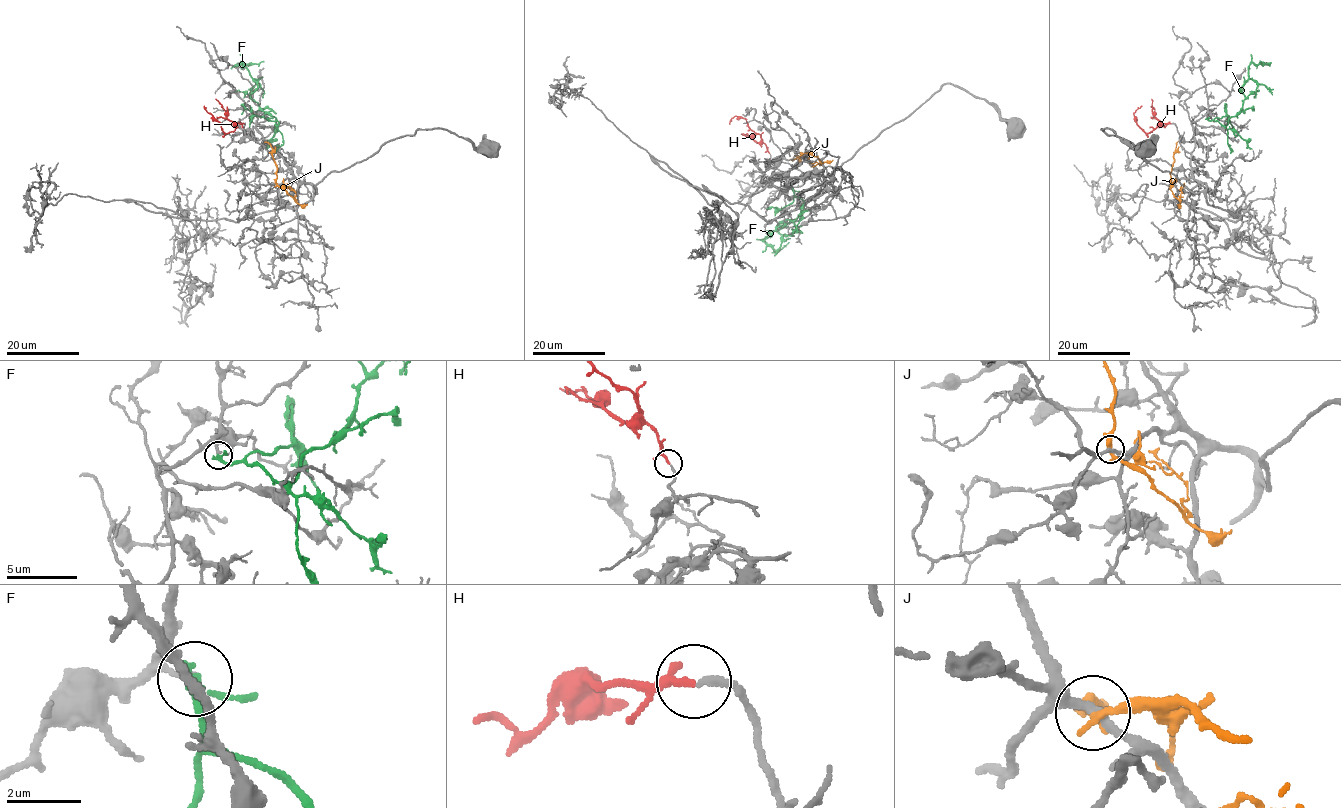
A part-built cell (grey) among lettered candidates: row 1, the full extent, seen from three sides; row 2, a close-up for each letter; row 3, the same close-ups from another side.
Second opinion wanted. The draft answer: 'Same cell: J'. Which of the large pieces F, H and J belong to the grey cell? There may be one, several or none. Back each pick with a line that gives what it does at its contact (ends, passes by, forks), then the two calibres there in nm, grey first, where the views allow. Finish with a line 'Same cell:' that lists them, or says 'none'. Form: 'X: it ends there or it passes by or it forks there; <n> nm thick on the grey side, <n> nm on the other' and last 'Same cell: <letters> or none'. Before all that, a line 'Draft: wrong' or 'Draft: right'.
Draft: wrong
H: it passes by; 170 nm thick on the grey side, 150 nm on the other
Same cell: H

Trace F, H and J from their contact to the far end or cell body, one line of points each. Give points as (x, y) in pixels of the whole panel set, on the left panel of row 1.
F: (267, 118), (278, 124), (274, 125), (275, 118), (251, 97), (257, 83), (244, 63), (239, 65), (264, 60)
H: (244, 123), (238, 123), (233, 131), (225, 133), (221, 124), (204, 106)
J: (275, 183), (293, 198), (295, 192), (283, 186)

